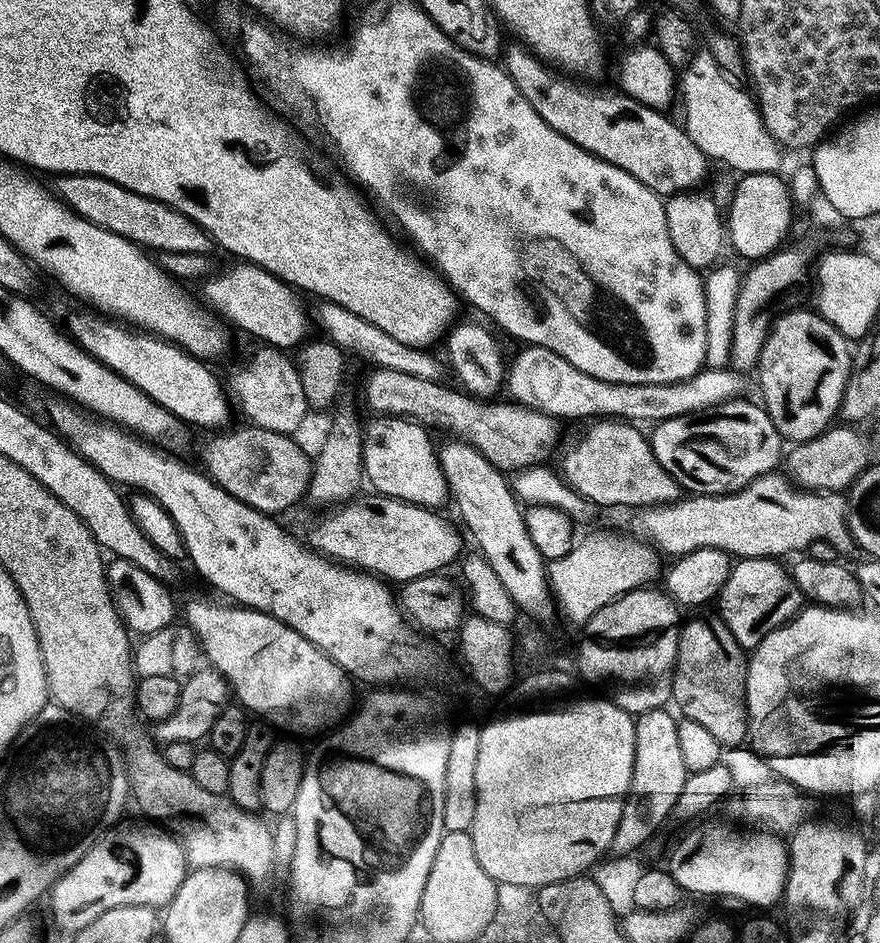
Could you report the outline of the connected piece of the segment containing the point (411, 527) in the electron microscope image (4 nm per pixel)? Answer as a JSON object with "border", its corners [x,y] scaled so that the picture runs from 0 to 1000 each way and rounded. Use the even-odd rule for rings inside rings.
{"border":[[[442,526],[424,527],[419,534],[392,532],[369,542],[373,544],[356,558],[349,576],[378,596],[422,607],[441,617],[500,609],[508,598],[517,599],[524,593],[528,569],[522,559],[508,556],[497,542],[444,530]]]}

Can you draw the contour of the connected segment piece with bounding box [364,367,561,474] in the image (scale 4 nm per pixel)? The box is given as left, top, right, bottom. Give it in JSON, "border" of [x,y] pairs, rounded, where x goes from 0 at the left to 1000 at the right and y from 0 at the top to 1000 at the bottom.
{"border":[[[428,389],[420,393],[414,407],[414,420],[427,439],[458,441],[486,454],[492,453],[494,444],[514,454],[519,463],[539,473],[574,503],[619,491],[636,462],[638,449],[633,444],[600,429],[582,424],[566,426],[540,422],[524,413],[505,408],[505,405],[475,401],[465,393]]]}

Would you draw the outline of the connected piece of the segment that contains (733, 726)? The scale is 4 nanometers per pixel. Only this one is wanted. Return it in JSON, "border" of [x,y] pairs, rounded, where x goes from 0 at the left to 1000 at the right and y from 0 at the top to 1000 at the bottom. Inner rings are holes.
{"border":[[[805,653],[778,656],[773,664],[768,704],[764,707],[763,745],[773,750],[772,758],[793,766],[824,794],[836,793],[850,785],[850,747],[845,743],[845,724],[850,714],[847,688],[830,672],[817,655]]]}

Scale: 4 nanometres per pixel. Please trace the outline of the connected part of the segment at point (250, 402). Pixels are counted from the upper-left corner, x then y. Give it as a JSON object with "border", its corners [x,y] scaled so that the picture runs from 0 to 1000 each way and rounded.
{"border":[[[294,366],[257,403],[260,421],[265,429],[283,444],[288,453],[301,454],[311,460],[335,463],[352,429],[343,413],[340,390],[322,371],[306,366]]]}

